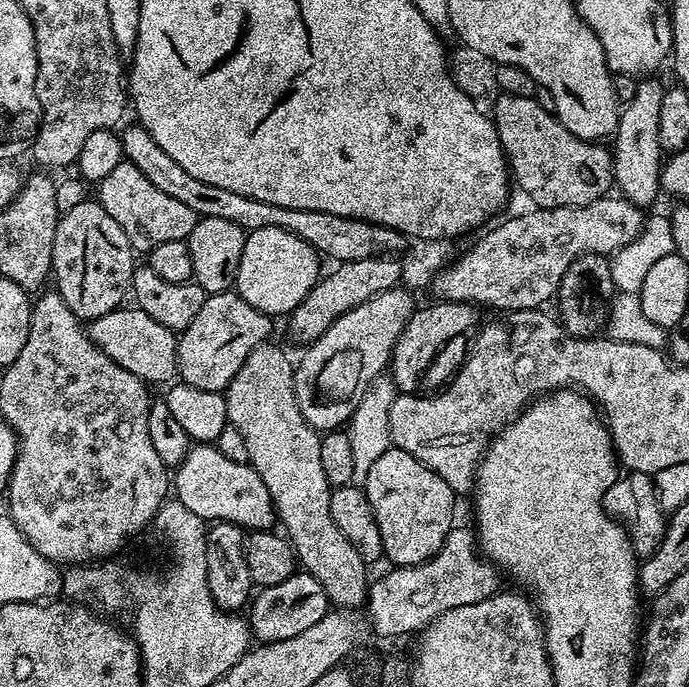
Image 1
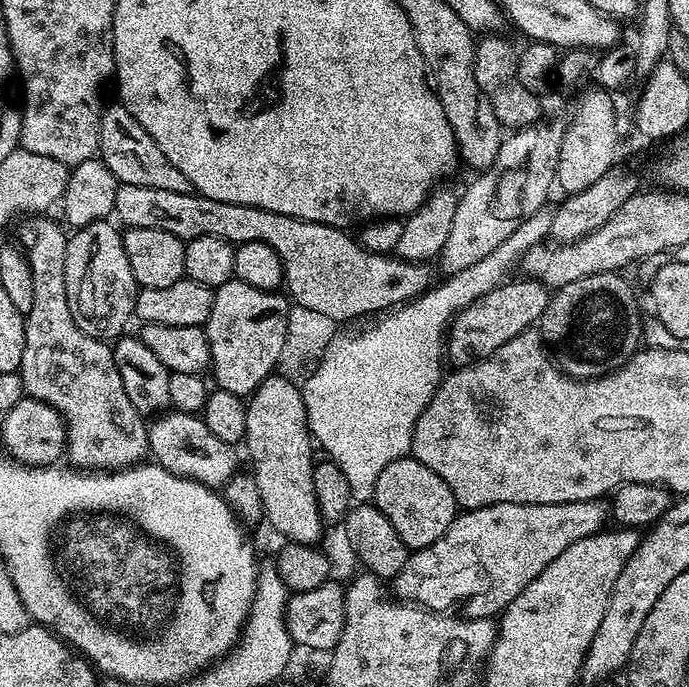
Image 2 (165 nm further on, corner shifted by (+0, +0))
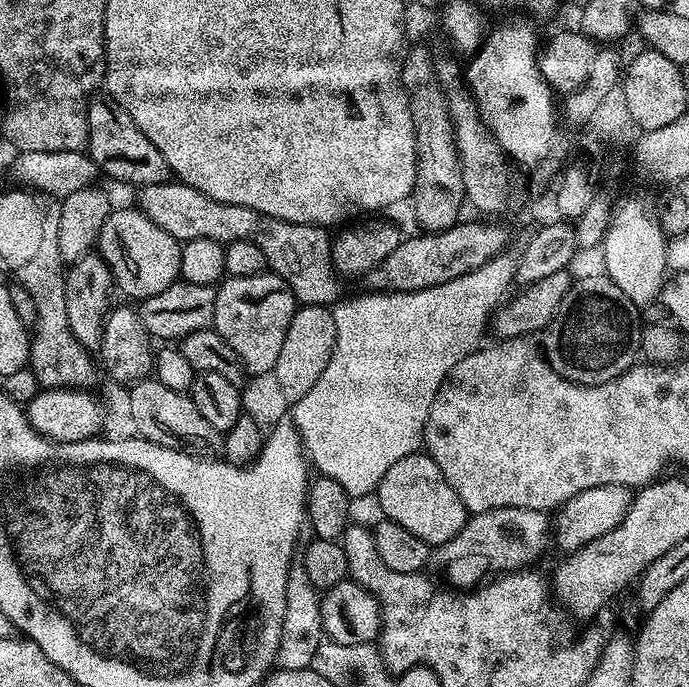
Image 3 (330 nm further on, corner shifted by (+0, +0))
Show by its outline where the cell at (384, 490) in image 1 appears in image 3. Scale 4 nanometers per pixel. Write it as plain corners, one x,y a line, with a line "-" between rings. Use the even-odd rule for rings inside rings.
423,451
410,454
394,462
382,482
377,486
374,493
374,500
380,503
383,519
390,522
398,522
410,534
418,534
422,542
429,546
439,546
450,542
458,530
468,521
469,513
462,506
462,498
454,494
454,486
446,482
442,470

